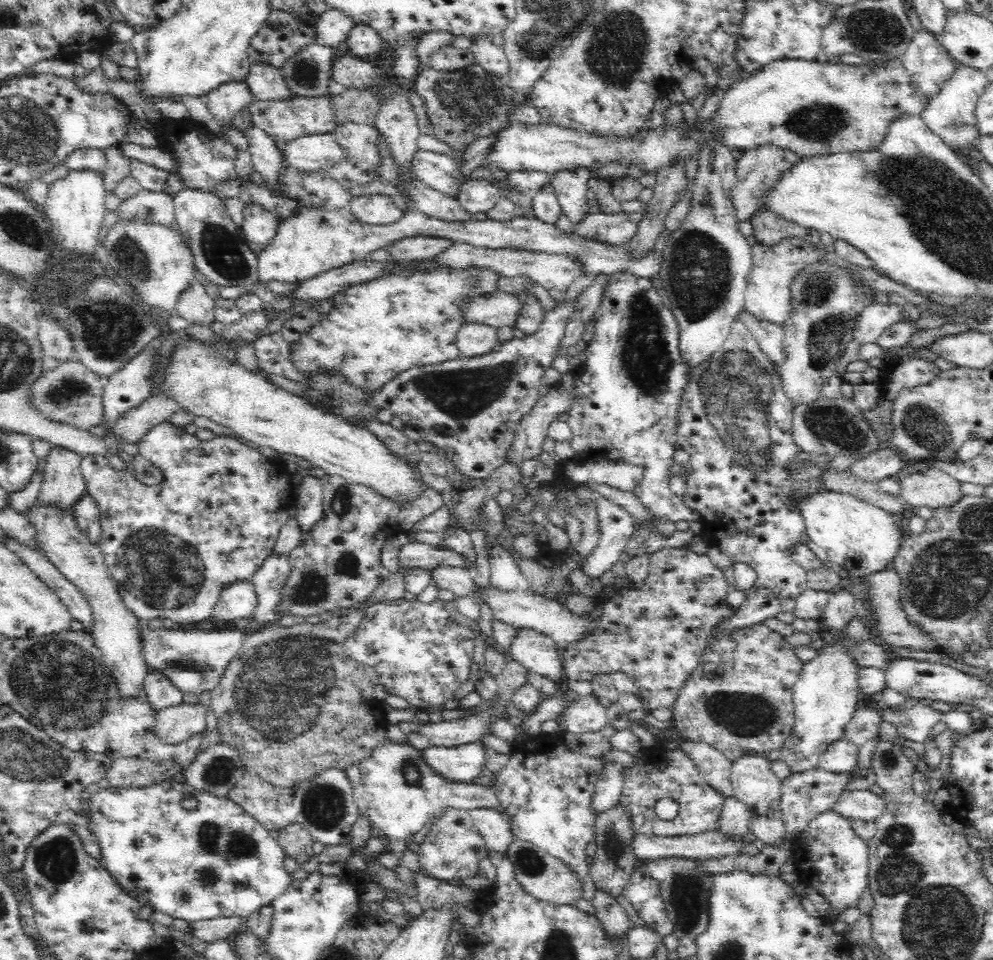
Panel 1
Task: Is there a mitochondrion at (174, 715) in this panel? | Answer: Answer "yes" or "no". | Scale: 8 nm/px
no

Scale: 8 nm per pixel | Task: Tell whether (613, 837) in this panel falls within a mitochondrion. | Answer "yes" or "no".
yes

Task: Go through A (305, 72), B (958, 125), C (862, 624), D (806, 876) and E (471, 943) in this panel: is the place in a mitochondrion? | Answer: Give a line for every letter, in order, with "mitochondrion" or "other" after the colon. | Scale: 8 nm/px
A: mitochondrion
B: mitochondrion
C: other
D: other
E: other

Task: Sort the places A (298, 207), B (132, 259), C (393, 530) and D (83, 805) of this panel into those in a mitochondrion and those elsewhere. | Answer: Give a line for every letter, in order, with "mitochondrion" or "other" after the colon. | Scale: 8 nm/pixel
A: other
B: mitochondrion
C: other
D: other

